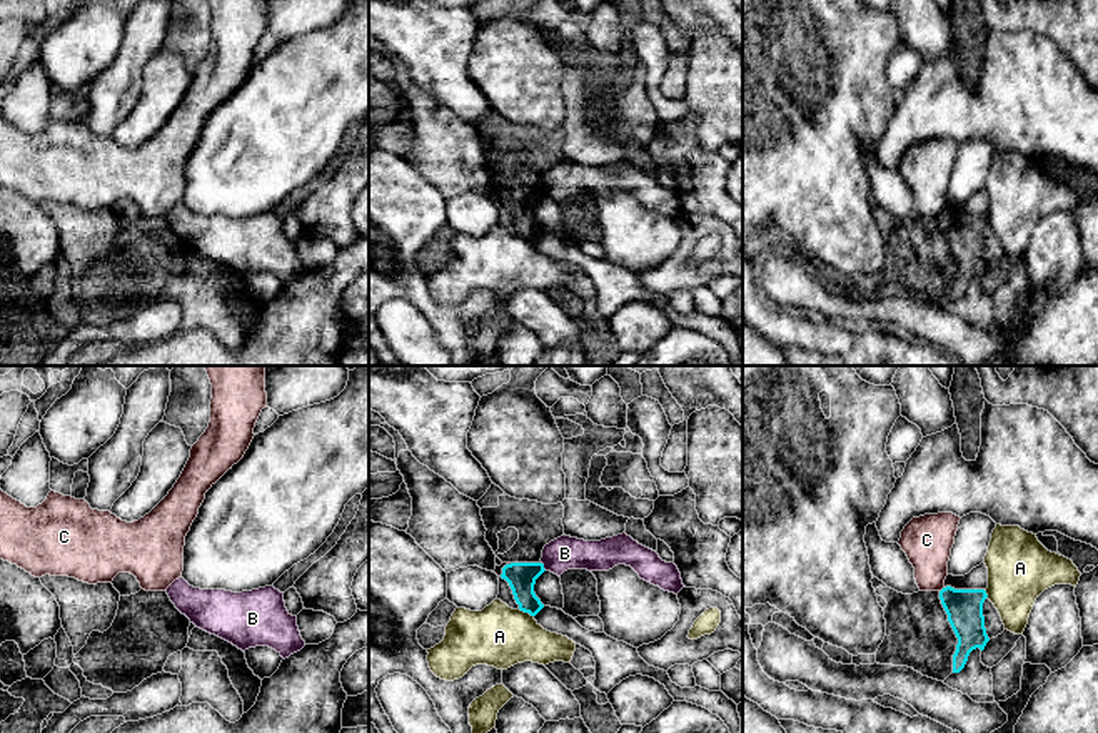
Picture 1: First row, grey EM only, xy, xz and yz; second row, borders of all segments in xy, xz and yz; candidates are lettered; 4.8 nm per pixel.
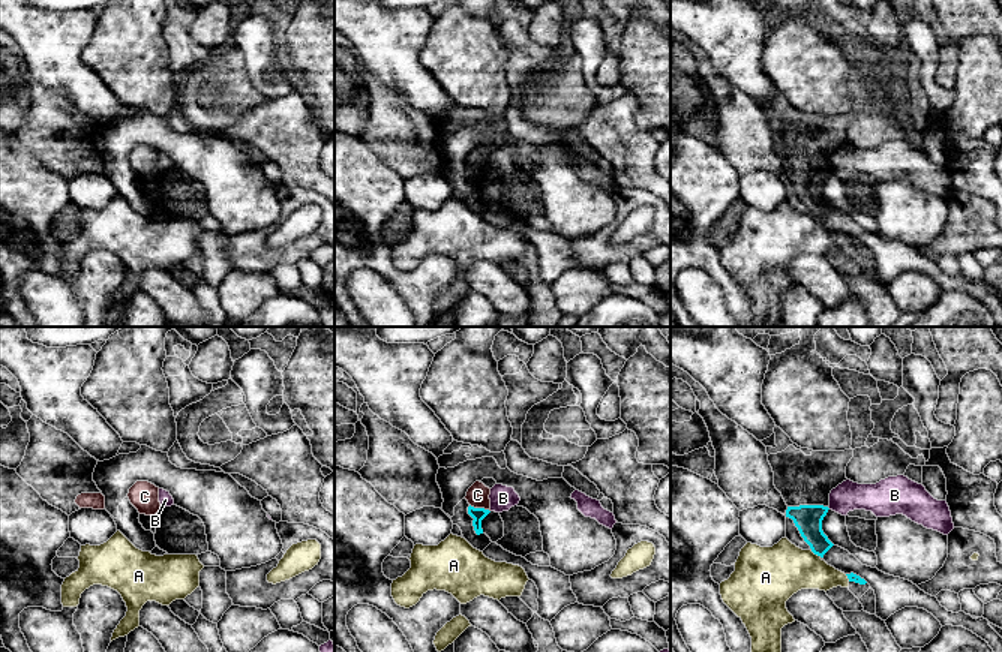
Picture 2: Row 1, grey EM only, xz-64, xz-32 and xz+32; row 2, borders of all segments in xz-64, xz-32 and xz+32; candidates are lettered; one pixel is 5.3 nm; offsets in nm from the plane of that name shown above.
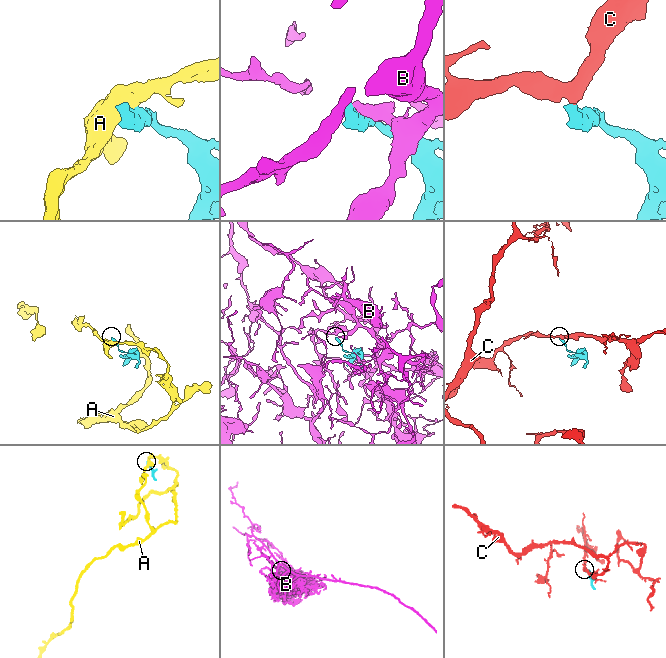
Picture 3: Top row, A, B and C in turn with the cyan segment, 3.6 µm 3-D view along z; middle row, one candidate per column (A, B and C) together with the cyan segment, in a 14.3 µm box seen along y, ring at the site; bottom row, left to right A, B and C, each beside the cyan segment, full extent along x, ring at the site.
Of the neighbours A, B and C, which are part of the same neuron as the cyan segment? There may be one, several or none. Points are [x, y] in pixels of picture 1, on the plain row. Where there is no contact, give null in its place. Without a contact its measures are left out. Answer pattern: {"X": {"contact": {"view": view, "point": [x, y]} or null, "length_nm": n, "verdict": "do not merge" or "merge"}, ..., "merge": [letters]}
{"A": {"contact": {"view": "xz", "point": [526, 237]}, "length_nm": 80, "verdict": "do not merge"}, "B": {"contact": {"view": "xz", "point": [543, 192]}, "length_nm": 50, "verdict": "do not merge"}, "C": {"contact": {"view": "yz", "point": [941, 216]}, "length_nm": 40, "verdict": "do not merge"}, "merge": []}

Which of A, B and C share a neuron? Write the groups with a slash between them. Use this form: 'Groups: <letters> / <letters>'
Groups: A / B / C

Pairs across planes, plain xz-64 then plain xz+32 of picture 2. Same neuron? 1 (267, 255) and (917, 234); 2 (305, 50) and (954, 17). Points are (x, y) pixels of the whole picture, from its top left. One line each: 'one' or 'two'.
1: two
2: two

